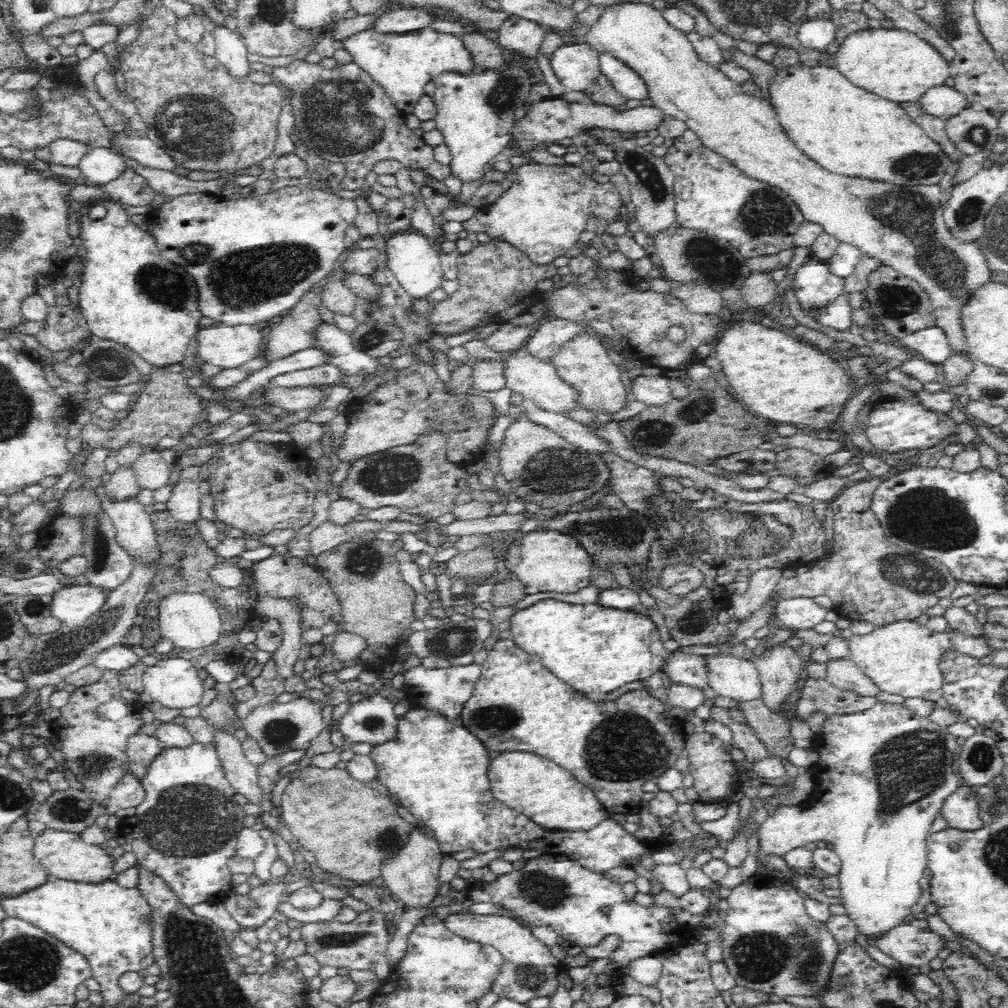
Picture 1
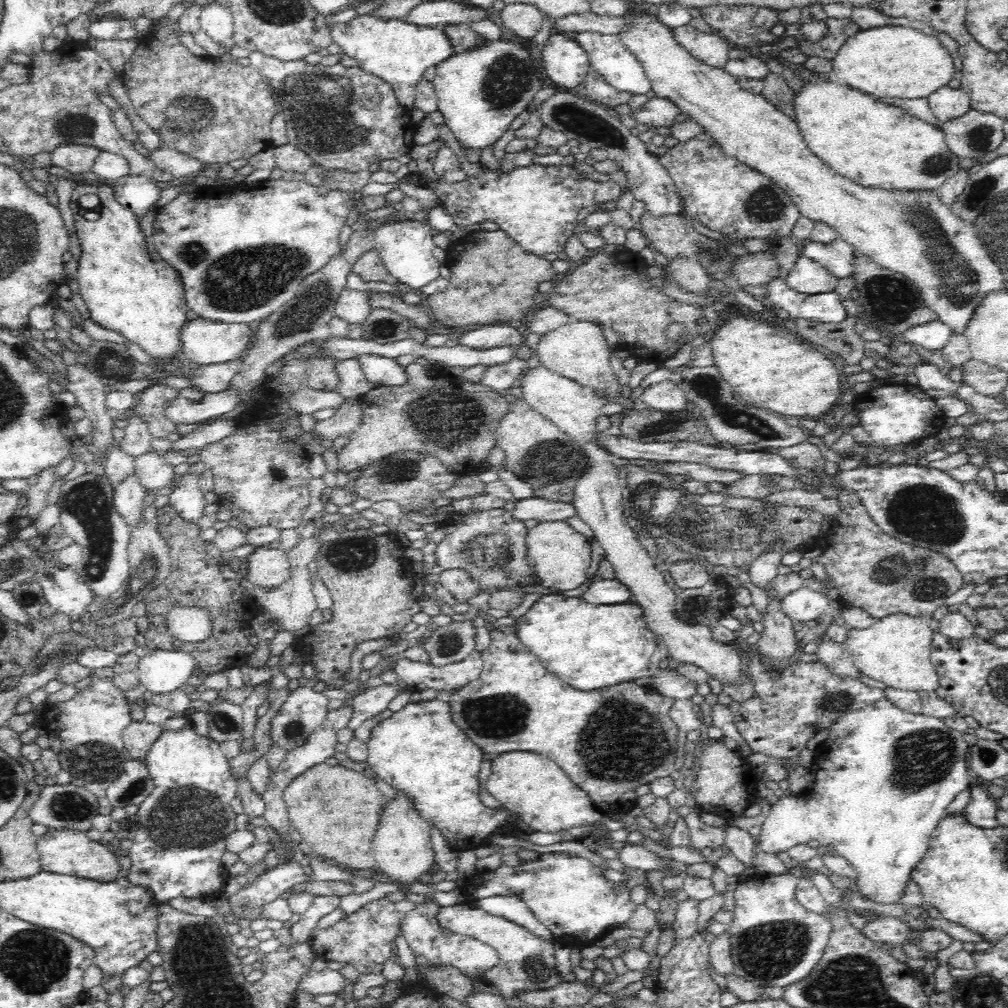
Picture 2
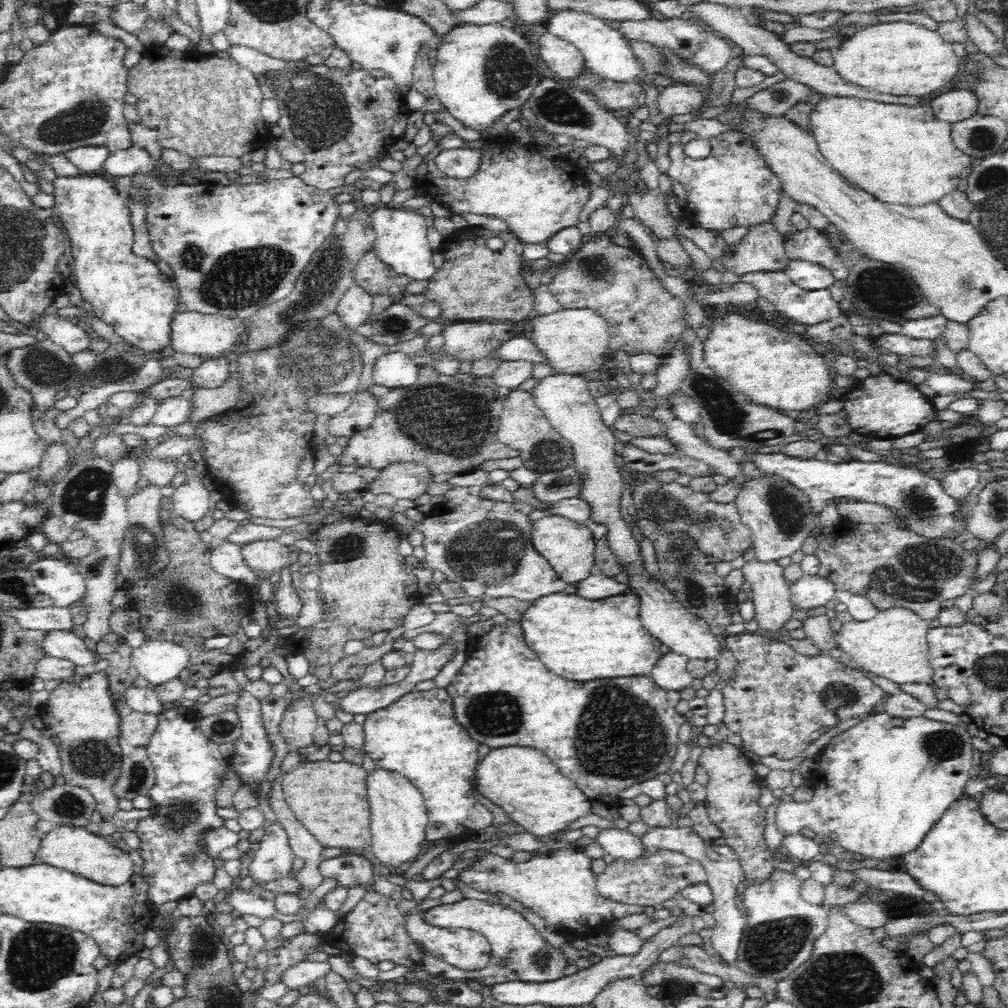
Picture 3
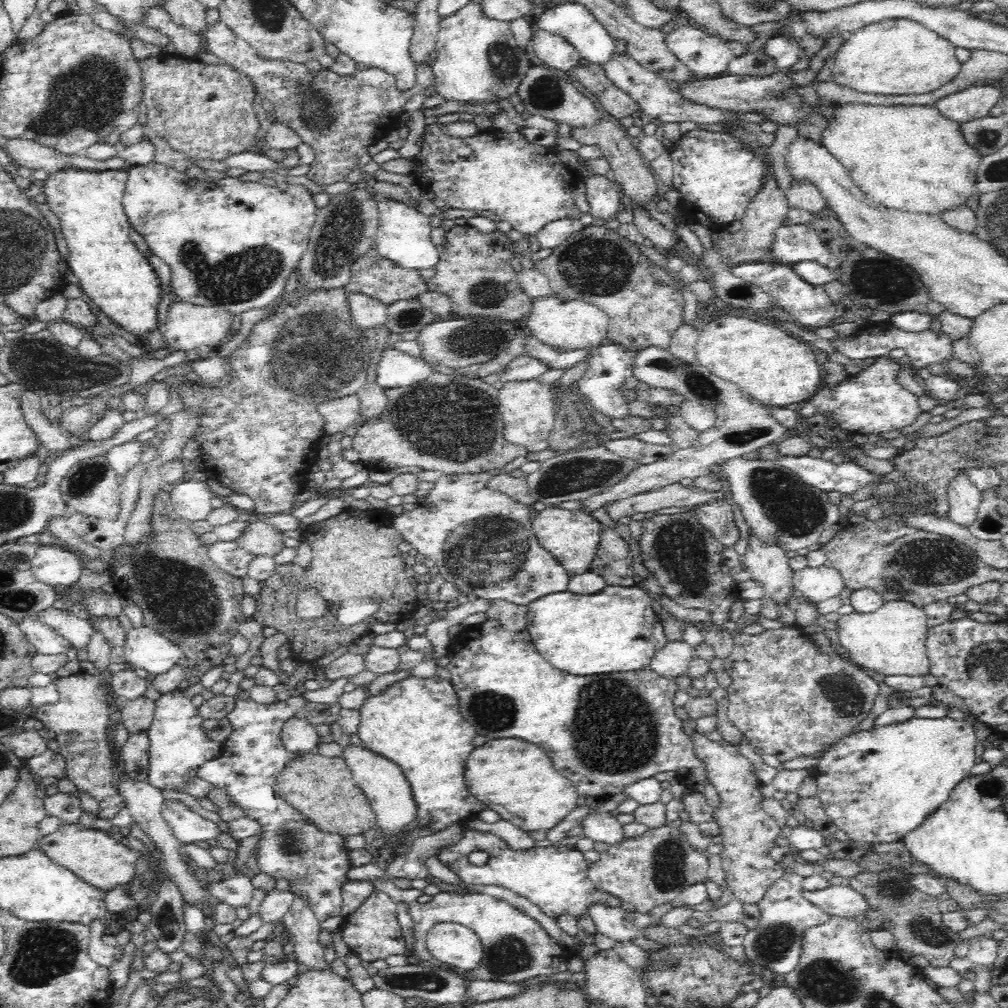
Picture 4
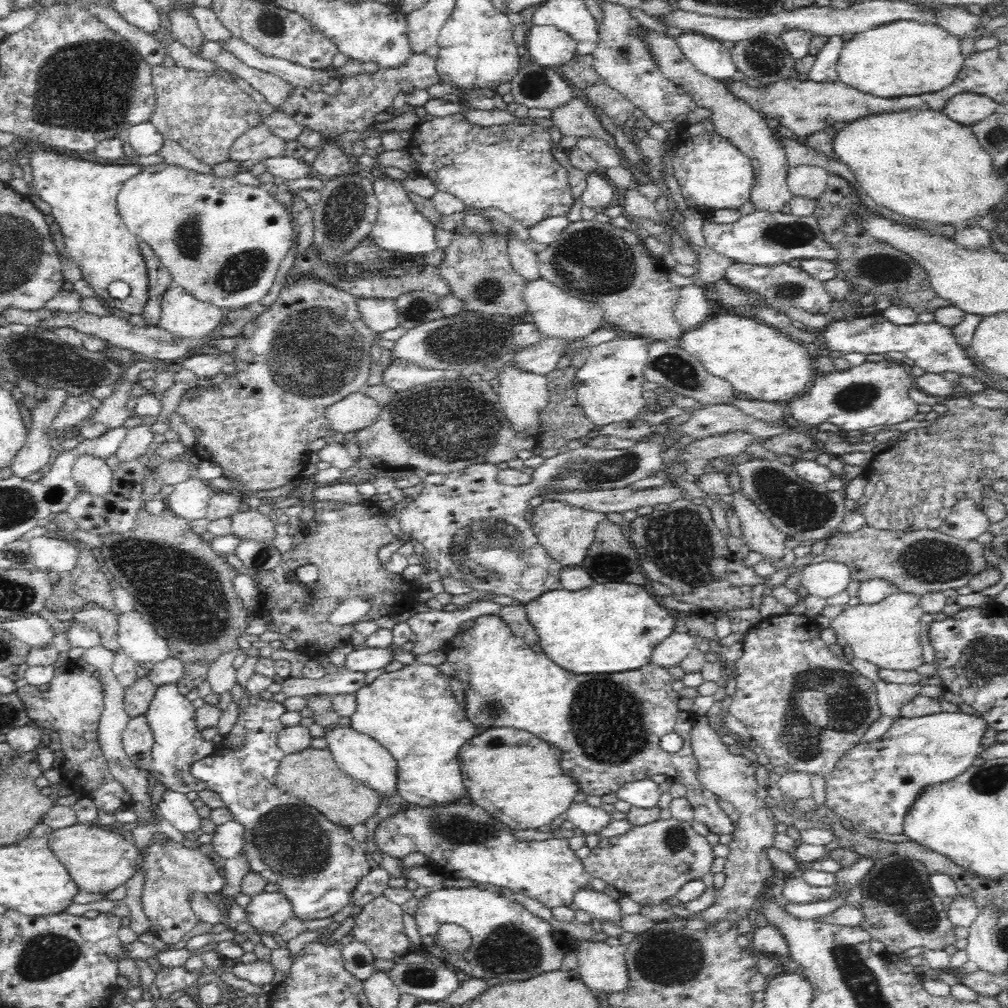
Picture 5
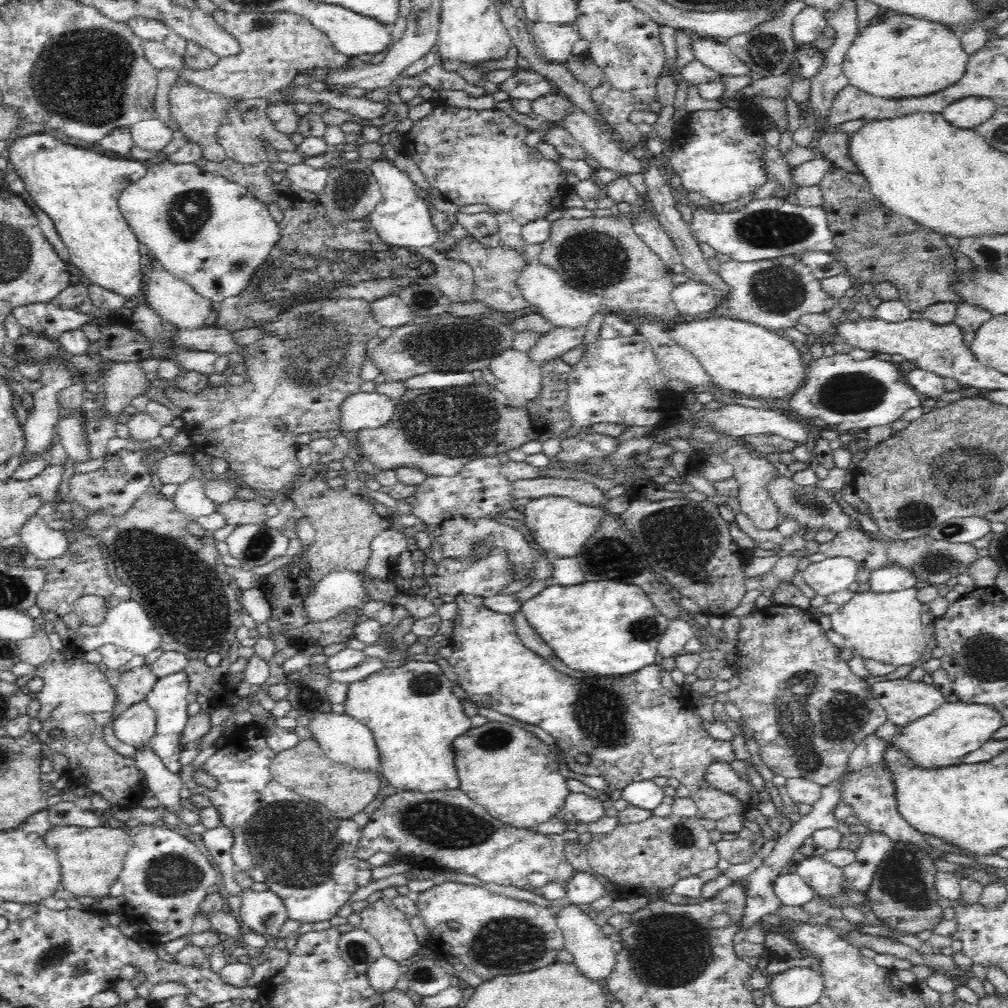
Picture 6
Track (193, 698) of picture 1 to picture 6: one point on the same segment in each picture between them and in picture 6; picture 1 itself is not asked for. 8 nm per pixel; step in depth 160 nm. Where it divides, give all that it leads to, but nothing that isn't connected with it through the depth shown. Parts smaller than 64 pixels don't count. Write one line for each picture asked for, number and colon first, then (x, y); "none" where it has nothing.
2: (162, 672)
3: (159, 662)
4: (145, 649)
5: (142, 643)
6: (128, 626)

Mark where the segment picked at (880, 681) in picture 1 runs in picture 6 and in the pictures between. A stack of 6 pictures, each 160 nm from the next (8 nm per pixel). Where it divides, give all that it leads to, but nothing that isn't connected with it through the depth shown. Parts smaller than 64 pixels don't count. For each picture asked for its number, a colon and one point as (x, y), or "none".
2: (896, 650)
3: (893, 644)
4: (891, 641)
5: (888, 635)
6: (879, 627)

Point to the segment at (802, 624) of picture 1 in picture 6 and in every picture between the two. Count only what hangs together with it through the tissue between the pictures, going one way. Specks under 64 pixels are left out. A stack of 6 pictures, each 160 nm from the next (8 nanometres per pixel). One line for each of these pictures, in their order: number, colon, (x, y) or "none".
2: (804, 604)
3: (809, 592)
4: (816, 584)
5: (824, 579)
6: (832, 575)

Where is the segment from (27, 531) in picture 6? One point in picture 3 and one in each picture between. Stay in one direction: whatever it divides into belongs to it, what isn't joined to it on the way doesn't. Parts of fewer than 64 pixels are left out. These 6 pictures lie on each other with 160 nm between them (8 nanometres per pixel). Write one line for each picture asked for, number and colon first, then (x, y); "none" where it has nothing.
3: (60, 580)
4: (52, 566)
5: (50, 554)

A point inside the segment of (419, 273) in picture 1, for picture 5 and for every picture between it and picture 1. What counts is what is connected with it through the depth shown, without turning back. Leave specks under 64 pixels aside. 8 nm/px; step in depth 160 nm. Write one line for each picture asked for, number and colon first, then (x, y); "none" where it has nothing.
2: (406, 246)
3: (401, 242)
4: (404, 238)
5: (400, 228)

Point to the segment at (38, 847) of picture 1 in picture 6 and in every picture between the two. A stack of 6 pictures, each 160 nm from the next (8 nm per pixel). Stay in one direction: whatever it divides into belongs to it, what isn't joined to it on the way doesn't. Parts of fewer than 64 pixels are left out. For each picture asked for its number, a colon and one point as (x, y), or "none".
2: (70, 852)
3: (73, 848)
4: (93, 855)
5: (98, 859)
6: (91, 859)

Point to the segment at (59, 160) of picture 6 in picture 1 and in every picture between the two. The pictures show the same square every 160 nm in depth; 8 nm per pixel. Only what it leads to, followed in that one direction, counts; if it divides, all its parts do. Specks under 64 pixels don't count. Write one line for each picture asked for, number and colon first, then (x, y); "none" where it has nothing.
1: (130, 294)
2: (127, 291)
3: (130, 293)
4: (120, 283)
5: (82, 193)

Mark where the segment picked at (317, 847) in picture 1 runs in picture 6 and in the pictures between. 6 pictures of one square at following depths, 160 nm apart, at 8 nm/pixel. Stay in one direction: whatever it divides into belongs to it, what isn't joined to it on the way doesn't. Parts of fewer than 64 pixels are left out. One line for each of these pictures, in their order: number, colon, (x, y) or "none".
2: (337, 811)
3: (330, 799)
4: (322, 789)
5: (312, 776)
6: (305, 769)

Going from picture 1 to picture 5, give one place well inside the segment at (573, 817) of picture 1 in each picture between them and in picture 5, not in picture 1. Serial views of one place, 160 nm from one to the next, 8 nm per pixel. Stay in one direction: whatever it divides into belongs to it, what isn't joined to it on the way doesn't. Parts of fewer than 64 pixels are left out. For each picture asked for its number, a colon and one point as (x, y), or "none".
2: (529, 784)
3: (522, 781)
4: (515, 778)
5: (512, 775)

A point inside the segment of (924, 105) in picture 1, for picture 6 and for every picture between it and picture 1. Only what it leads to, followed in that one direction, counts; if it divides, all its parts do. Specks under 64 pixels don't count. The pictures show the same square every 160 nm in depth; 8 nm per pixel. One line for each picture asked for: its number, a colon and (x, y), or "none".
2: (946, 103)
3: (955, 105)
4: (974, 103)
5: (966, 108)
6: (968, 112)

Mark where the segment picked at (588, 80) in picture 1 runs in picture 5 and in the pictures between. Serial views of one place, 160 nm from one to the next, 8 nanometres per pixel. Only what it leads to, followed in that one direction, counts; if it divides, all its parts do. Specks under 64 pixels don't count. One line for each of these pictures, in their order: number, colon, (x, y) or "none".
2: (567, 64)
3: (567, 62)
4: (556, 52)
5: (546, 45)

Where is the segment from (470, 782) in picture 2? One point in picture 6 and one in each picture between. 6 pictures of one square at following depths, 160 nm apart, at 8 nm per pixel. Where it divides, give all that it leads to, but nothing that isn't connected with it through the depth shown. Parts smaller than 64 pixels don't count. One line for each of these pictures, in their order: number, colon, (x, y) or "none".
3: (418, 737)
4: (417, 725)
5: (412, 713)
6: (415, 716)

